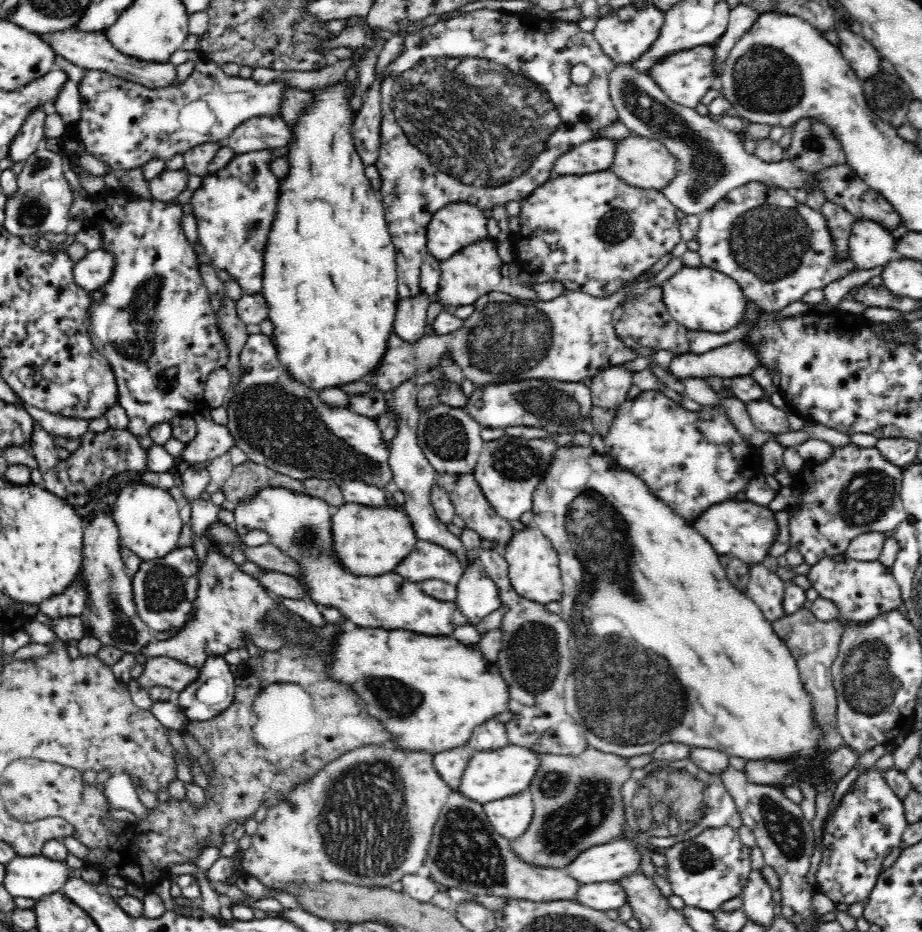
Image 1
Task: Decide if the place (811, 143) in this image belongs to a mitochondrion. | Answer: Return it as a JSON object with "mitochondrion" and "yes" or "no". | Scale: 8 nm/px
{"mitochondrion":"yes"}

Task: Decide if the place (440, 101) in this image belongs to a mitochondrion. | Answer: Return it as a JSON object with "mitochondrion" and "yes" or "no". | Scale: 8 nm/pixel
{"mitochondrion":"yes"}

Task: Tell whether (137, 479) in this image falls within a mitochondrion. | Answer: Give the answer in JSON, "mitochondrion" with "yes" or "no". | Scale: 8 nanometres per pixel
{"mitochondrion":"no"}

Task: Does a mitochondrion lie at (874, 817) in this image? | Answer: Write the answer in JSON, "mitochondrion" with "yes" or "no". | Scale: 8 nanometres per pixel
{"mitochondrion":"no"}

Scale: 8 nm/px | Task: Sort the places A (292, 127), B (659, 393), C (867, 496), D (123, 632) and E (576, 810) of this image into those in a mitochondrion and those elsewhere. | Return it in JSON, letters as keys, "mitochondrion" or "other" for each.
{"A":"other","B":"other","C":"mitochondrion","D":"mitochondrion","E":"mitochondrion"}

